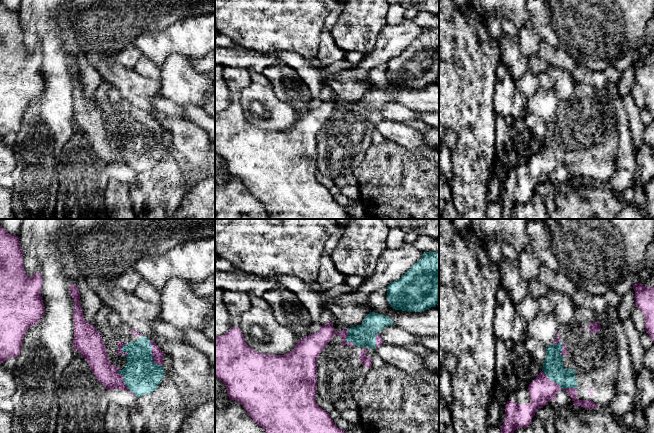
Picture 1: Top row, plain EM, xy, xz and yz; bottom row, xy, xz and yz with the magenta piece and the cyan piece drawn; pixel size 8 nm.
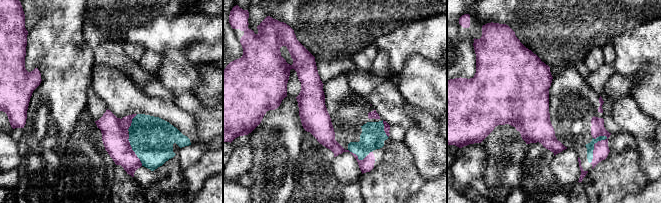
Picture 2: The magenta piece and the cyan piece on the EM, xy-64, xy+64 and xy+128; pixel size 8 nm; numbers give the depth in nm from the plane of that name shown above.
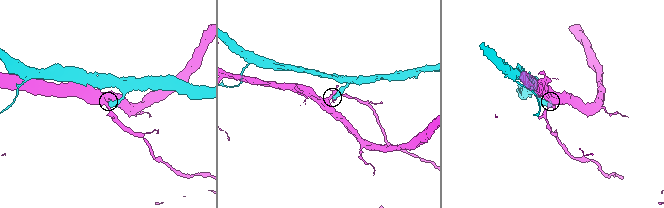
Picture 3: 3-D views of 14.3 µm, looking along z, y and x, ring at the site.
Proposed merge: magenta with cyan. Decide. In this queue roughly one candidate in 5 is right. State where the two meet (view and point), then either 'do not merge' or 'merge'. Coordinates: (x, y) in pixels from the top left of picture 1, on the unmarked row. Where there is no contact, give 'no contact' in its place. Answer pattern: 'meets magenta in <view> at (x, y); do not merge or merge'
meets magenta in yz at (557, 160); do not merge

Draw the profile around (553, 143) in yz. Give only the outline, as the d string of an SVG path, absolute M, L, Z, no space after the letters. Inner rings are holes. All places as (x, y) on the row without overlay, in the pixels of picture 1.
M575 82L574 95L559 105L559 119L546 124L546 133L542 146L547 153L562 165L576 164L579 176L592 176L599 184L610 182L616 170L618 159L619 135L617 131L616 110L613 99L606 88L598 89L585 82ZM599 98L601 105L597 109L589 108L589 99Z

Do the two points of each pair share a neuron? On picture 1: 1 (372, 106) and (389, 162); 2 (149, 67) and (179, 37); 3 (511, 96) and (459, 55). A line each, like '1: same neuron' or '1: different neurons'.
1: different neurons
2: different neurons
3: different neurons

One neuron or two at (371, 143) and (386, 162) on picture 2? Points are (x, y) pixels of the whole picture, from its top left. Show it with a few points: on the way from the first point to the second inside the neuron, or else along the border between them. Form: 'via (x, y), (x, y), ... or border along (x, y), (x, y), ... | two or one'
border along (389, 137), (381, 147), (371, 151) | two

